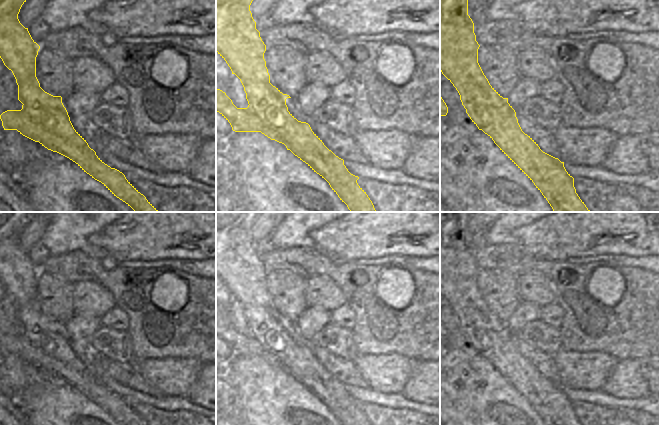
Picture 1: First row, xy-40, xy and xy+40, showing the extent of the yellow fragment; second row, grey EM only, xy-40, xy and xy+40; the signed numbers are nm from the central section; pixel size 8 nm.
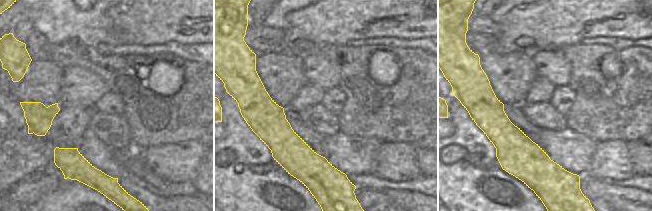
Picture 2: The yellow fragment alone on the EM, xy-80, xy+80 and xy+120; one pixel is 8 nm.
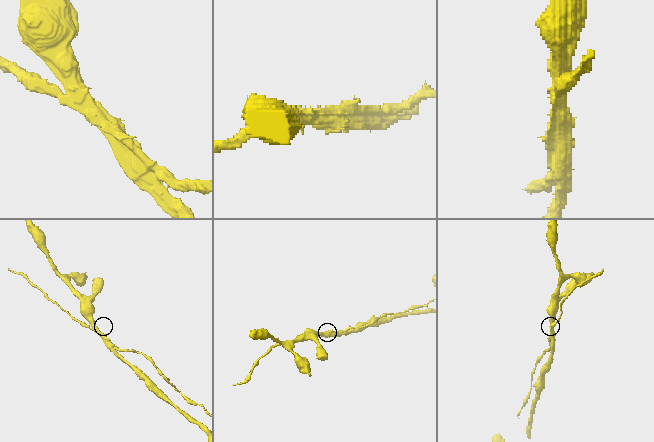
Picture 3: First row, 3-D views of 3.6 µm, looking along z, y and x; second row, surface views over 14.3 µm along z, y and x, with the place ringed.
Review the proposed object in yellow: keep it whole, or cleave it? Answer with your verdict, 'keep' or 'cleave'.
cleave

